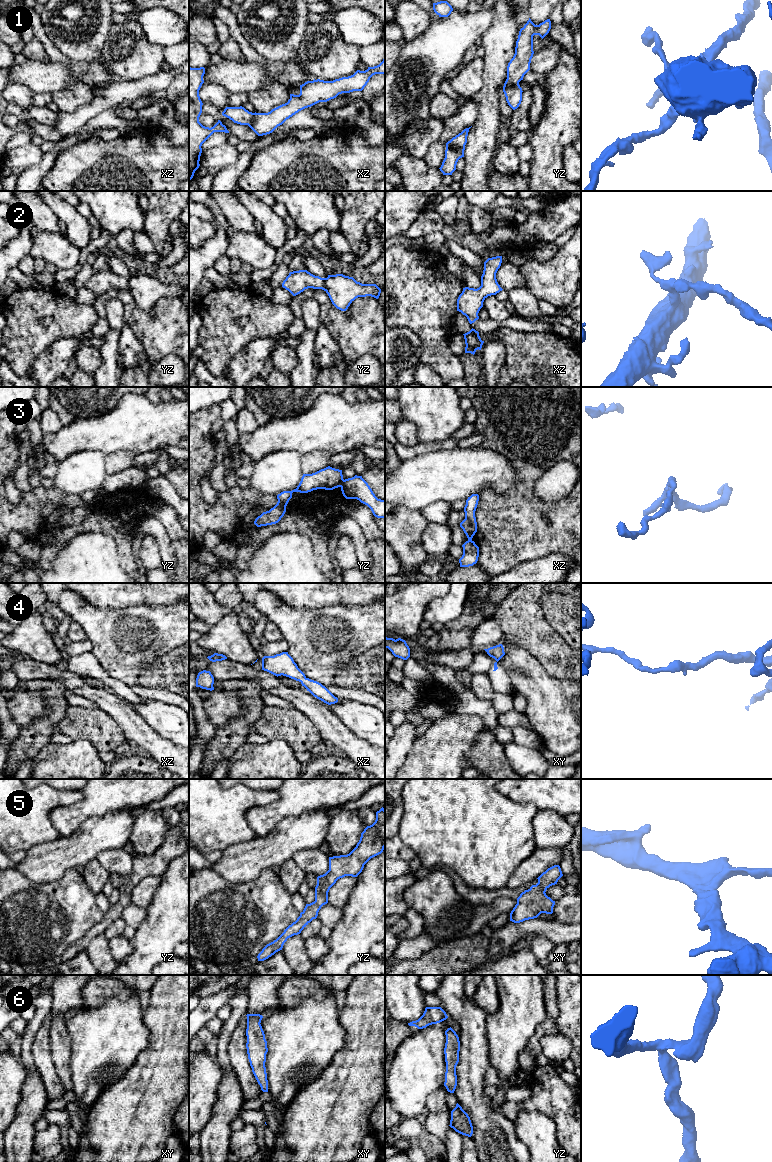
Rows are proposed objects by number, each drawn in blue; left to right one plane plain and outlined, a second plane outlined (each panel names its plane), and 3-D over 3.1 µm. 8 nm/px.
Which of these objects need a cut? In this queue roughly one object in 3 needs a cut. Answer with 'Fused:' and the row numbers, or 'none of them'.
Fused: 1, 3

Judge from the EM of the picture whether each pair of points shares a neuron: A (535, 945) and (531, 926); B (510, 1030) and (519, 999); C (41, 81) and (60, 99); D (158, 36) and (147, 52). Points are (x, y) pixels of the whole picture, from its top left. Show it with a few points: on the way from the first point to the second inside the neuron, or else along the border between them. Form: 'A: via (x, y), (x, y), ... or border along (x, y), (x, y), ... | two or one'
A: border along (537, 935), (542, 935), (551, 940) | two
B: via (515, 1022), (519, 1014), (519, 1007) | one
C: border along (74, 80), (64, 90), (59, 90), (52, 94) | two
D: border along (140, 24), (145, 37), (152, 43), (163, 47) | two

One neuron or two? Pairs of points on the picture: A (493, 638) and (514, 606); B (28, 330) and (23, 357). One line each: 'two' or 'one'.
A: two
B: one

